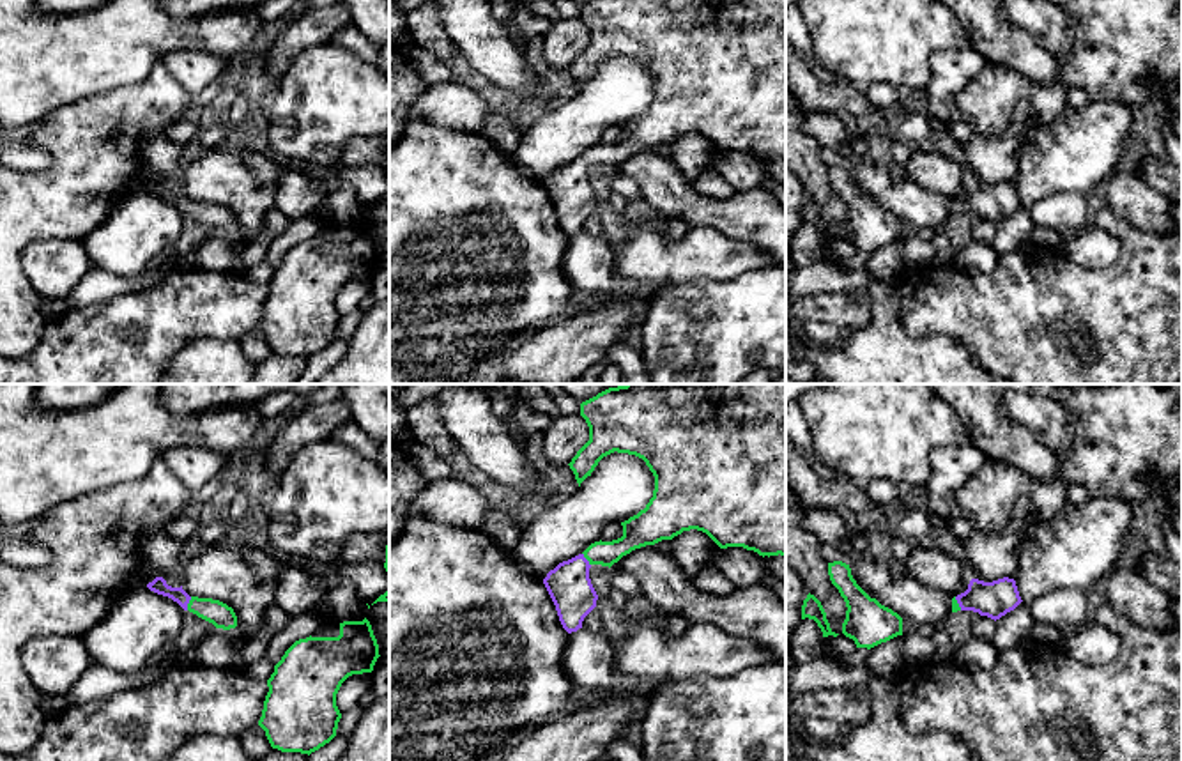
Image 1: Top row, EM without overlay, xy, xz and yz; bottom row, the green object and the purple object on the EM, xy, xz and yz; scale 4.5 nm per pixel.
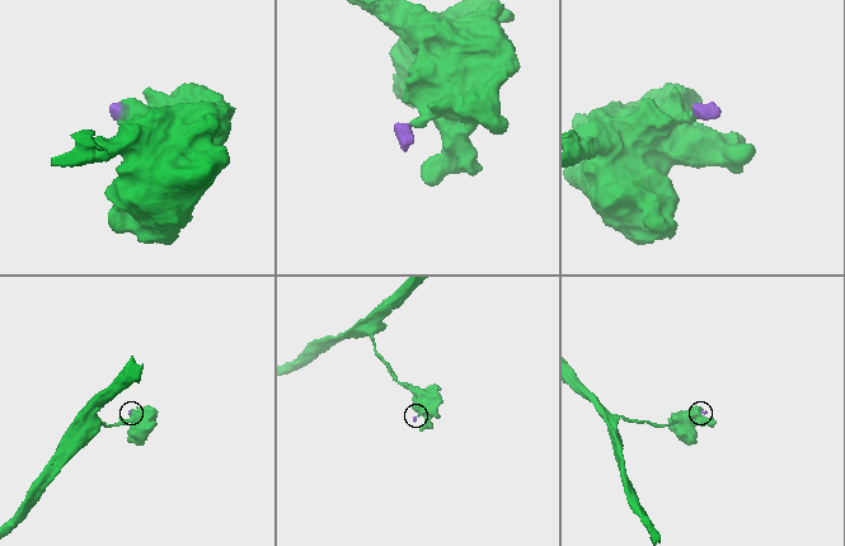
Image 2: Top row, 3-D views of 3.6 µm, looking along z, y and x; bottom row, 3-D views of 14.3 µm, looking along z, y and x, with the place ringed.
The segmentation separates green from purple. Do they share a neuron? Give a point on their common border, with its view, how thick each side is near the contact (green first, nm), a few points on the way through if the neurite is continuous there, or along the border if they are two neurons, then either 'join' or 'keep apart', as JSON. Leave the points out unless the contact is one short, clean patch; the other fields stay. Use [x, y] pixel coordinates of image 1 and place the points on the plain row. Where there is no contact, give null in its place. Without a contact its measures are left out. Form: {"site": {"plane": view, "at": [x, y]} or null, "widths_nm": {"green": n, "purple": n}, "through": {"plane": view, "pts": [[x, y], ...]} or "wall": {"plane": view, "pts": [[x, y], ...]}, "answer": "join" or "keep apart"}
{"site": {"plane": "xy", "at": [188, 207]}, "widths_nm": {"green": 110, "purple": 70}, "through": {"plane": "xy", "pts": [[220, 218], [188, 207], [179, 199], [160, 190]]}, "answer": "join"}

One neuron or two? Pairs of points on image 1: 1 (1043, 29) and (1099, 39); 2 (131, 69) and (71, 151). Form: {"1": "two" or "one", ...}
{"1": "two", "2": "two"}

